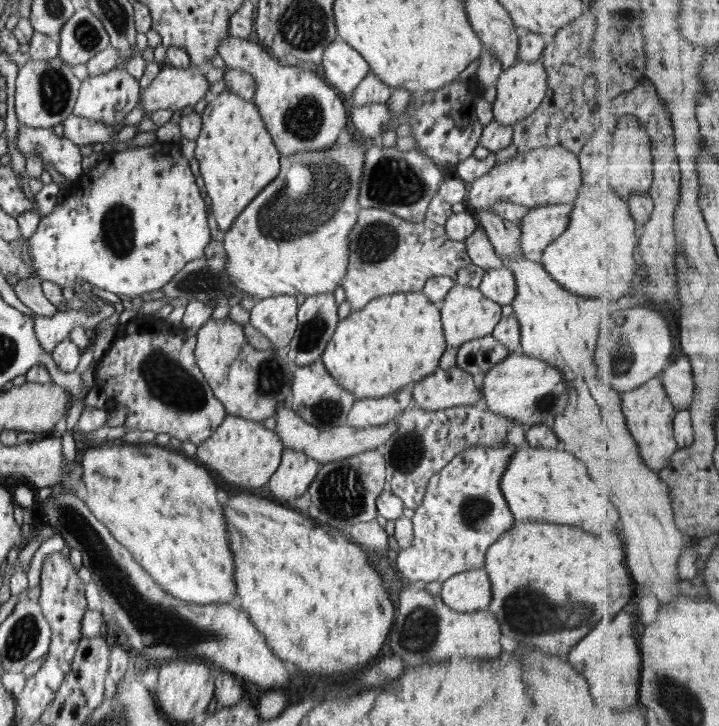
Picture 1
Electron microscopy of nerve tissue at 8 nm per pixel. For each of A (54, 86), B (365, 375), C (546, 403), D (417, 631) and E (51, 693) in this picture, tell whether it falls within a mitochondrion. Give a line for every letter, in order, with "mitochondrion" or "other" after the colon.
A: mitochondrion
B: other
C: mitochondrion
D: mitochondrion
E: other

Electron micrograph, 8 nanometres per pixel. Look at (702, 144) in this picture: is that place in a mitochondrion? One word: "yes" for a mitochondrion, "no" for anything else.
no

